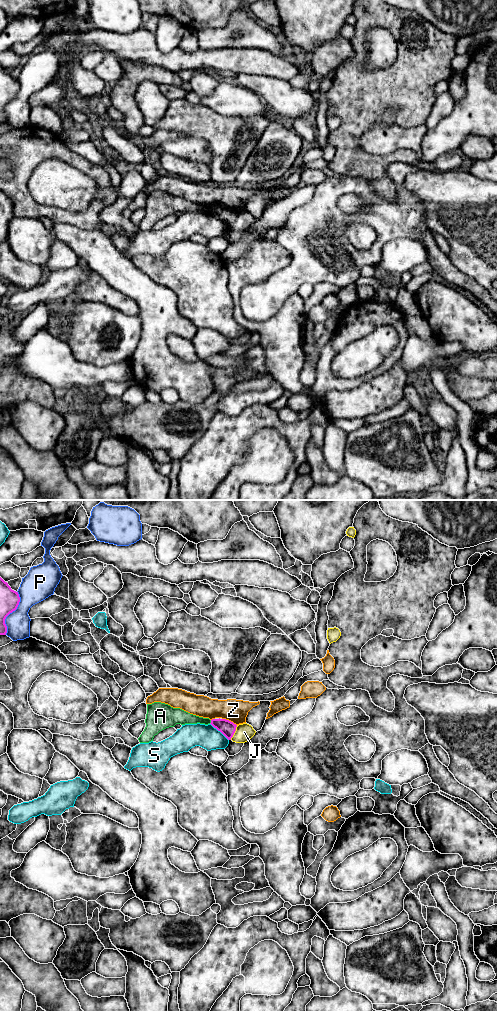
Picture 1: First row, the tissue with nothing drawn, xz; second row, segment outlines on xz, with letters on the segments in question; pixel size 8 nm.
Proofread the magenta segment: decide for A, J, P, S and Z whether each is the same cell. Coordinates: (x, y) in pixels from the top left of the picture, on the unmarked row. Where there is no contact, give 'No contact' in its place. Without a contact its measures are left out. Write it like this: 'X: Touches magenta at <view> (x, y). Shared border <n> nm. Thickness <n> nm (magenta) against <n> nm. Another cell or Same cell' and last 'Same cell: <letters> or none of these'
A: Touches magenta at xz (211, 210). Shared border 40 nm. Thickness 120 nm (magenta) against 120 nm. Another cell
J: Touches magenta at xz (234, 220). Shared border 130 nm. Thickness 120 nm (magenta) against 140 nm. Another cell
P: Touches magenta at xz (11, 100). Shared border 360 nm. Thickness 160 nm (magenta) against 220 nm. Another cell
S: Touches magenta at xz (219, 218). Shared border 200 nm. Thickness 120 nm (magenta) against 190 nm. Another cell
Z: Touches magenta at xz (228, 208). Shared border 130 nm. Thickness 120 nm (magenta) against 190 nm. Another cell
Same cell: none of these

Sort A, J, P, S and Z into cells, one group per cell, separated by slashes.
A / J / P / S / Z

